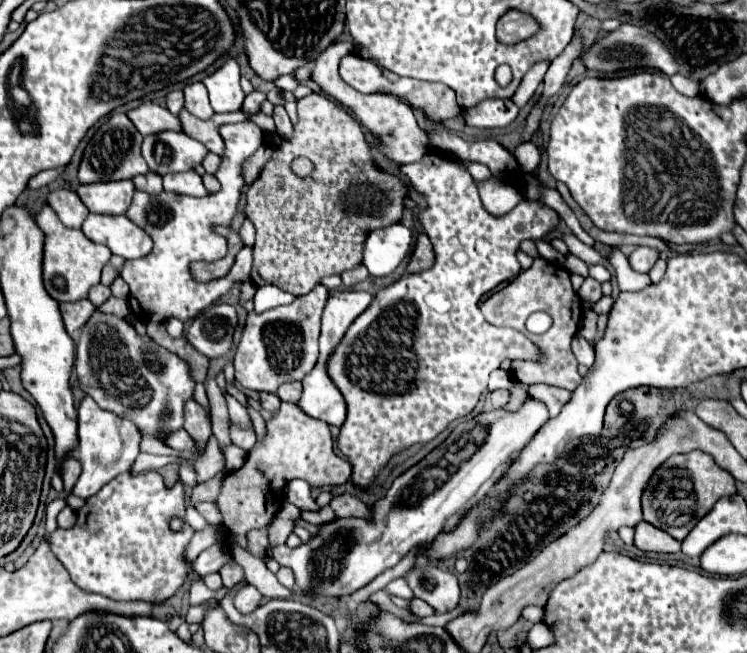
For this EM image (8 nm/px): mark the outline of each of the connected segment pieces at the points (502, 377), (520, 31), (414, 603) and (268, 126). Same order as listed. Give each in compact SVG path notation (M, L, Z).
M501 369L495 371L489 379L489 391L495 391L495 389L509 389L513 385L511 381L511 375L509 373L503 373Z
M509 11L497 23L497 39L507 45L523 41L523 39L535 35L535 31L537 31L535 19L531 19L529 15L517 13L517 11Z
M413 598L411 600L411 610L419 617L428 617L434 614L434 609L418 598Z
M258 112L251 118L249 118L252 122L256 123L263 131L267 132L275 132L275 123L272 116L265 115L262 112Z

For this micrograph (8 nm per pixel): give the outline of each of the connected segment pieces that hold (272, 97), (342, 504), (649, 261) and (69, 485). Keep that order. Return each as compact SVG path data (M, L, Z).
M271 89L267 93L267 99L273 103L273 105L285 105L287 101L295 101L293 93L291 91L281 91L281 89Z
M335 495L335 499L331 501L331 509L337 513L337 517L371 519L371 511L355 495Z
M637 247L633 253L631 253L631 257L629 257L629 263L631 263L631 267L635 269L635 271L639 271L639 273L647 273L653 265L655 265L655 261L659 259L659 251L657 249L653 249L653 247Z
M65 459L61 463L61 477L63 477L63 483L65 483L65 491L71 493L77 479L81 475L81 463L77 459Z

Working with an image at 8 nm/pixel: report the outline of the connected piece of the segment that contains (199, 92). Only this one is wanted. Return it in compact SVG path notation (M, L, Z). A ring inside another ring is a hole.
M199 81L189 83L189 85L185 85L183 93L185 93L185 109L191 111L195 117L207 119L207 117L211 117L215 113L211 109L211 105L209 105L207 89L203 87L203 83L199 83Z

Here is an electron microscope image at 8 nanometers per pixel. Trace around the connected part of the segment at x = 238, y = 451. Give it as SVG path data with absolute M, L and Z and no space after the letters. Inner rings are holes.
M230 444L223 450L226 467L229 471L240 469L246 460L247 454L241 448L234 444Z

